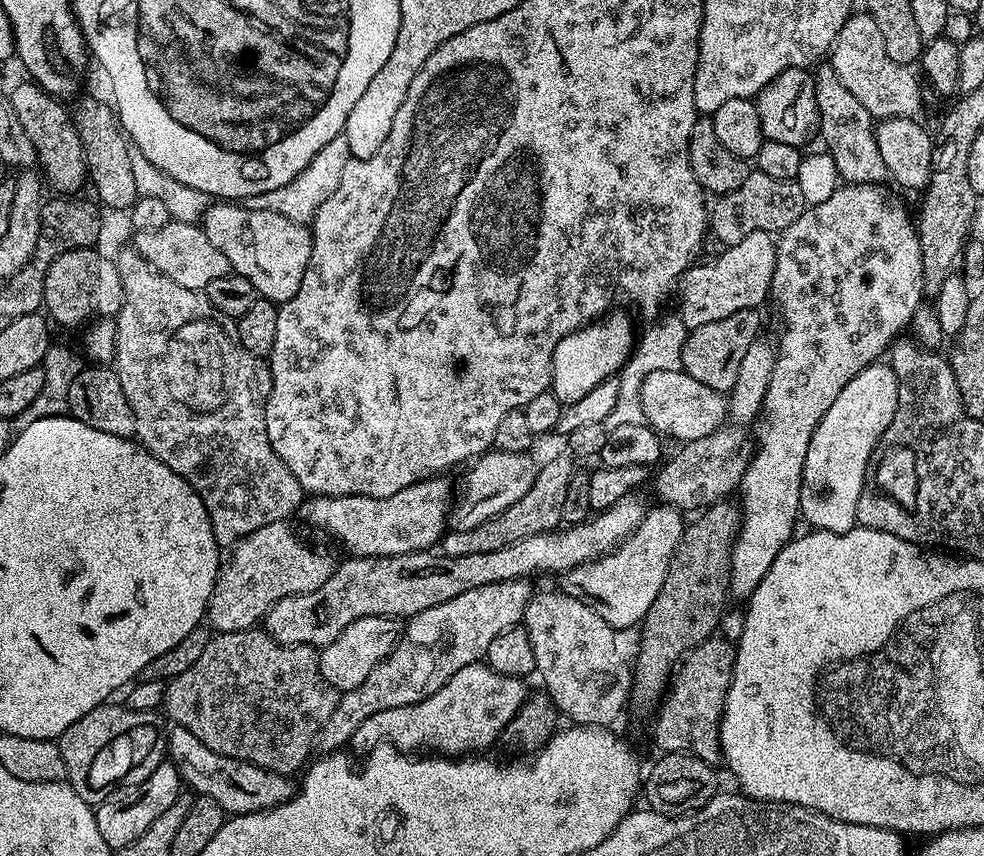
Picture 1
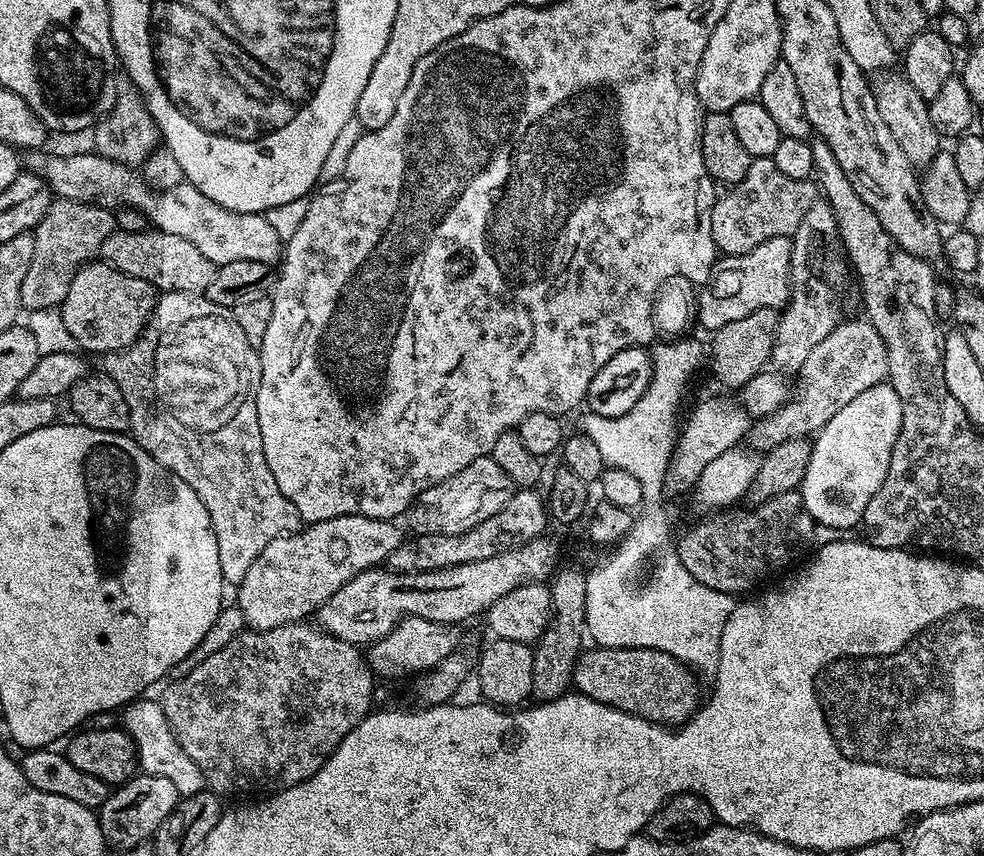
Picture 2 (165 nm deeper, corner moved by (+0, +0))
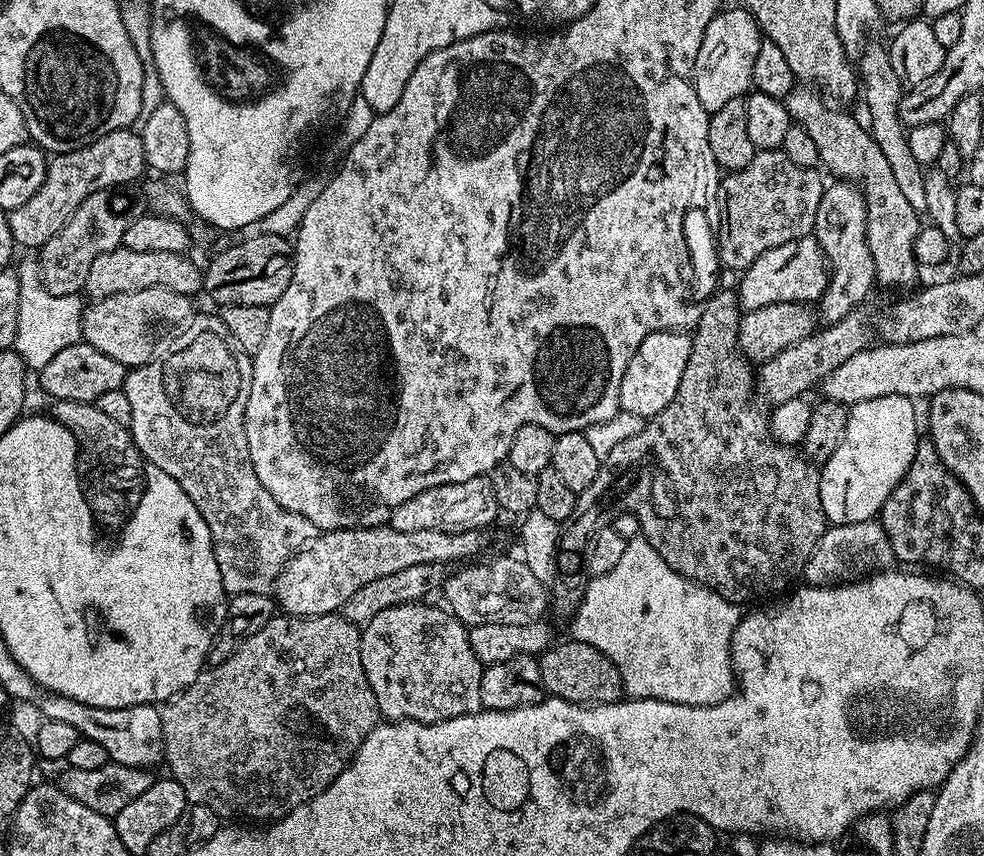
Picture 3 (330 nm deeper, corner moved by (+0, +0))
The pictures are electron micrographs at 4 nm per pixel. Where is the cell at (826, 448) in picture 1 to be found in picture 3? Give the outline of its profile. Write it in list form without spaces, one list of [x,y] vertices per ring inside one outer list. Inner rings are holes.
[[[887,396],[886,398],[870,398],[863,400],[857,404],[851,405],[848,410],[848,421],[846,422],[846,434],[842,438],[842,446],[838,446],[838,450],[834,450],[834,454],[830,454],[830,458],[823,461],[820,468],[820,493],[822,494],[822,510],[824,511],[824,519],[829,525],[833,524],[853,524],[854,522],[862,522],[879,517],[880,509],[883,508],[886,498],[890,498],[890,494],[902,482],[902,478],[906,474],[906,470],[910,470],[910,466],[914,462],[914,454],[916,446],[922,439],[922,432],[916,429],[916,408],[913,397],[910,396]]]

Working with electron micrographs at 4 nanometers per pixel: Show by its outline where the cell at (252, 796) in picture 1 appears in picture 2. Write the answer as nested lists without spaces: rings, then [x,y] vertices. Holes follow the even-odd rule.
[[[137,698],[131,704],[125,704],[122,709],[122,728],[136,745],[139,771],[146,776],[170,778],[181,798],[205,791],[206,781],[202,770],[198,770],[190,754],[178,746],[178,738],[174,738],[174,730],[170,730],[170,722],[166,722],[164,707],[160,705],[159,699],[148,699]]]

